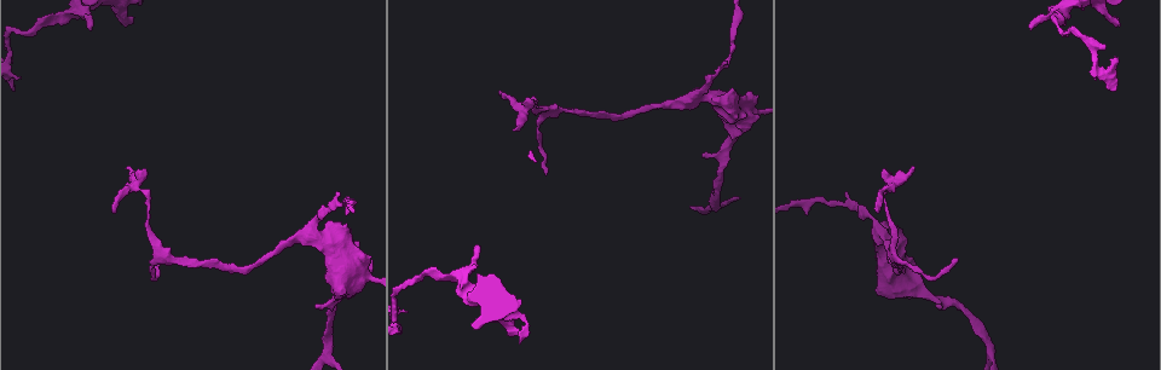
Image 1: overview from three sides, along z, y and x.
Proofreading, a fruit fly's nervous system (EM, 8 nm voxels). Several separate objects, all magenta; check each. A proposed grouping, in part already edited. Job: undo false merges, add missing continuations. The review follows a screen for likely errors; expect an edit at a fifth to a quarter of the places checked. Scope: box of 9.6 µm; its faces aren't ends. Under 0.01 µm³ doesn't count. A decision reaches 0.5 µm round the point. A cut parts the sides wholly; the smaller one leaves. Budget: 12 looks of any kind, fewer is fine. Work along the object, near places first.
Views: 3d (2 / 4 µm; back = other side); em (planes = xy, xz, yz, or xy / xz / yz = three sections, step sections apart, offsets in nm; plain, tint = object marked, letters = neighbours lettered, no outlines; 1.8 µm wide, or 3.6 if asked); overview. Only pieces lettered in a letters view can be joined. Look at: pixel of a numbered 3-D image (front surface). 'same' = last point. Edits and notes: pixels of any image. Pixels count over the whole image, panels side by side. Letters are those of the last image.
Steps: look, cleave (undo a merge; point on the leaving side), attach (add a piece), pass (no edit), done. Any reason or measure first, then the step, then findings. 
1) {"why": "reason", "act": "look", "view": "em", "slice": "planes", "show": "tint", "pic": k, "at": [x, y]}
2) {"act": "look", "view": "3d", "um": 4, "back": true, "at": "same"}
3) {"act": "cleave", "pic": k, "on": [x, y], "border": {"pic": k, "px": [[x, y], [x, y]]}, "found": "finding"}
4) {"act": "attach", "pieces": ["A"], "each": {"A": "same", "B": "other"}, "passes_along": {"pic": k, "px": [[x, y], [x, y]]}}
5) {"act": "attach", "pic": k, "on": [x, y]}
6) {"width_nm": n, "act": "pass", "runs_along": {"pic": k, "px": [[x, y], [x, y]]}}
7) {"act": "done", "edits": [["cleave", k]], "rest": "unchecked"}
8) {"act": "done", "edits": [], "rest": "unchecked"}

{"act": "look", "view": "em", "slice": "planes", "show": "tint", "pic": 1, "at": [698, 92]}

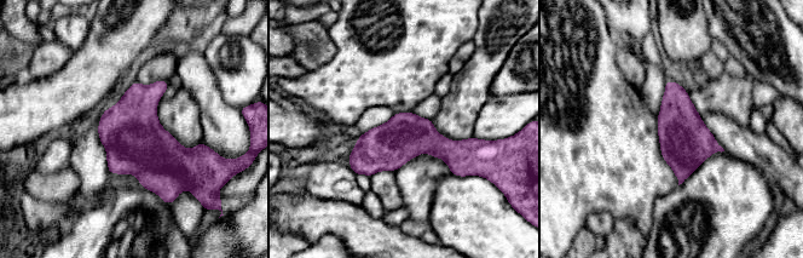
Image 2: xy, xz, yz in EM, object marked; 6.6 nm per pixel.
{"why": "see the neighbours", "act": "look", "view": "em", "slice": "planes", "show": "letters", "at": "same"}

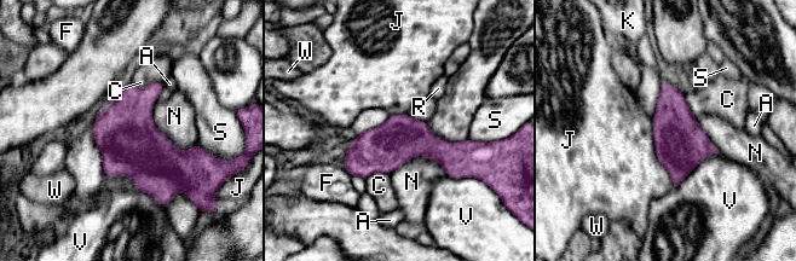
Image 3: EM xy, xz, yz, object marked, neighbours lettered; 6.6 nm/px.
{"width_nm": 300, "act": "pass", "each": {"A": "other", "C": "other", "F": "other", "J": "other", "K": "other", "N": "other", "R": "other", "S": "other", "V": "other", "W": "other"}, "runs_along": {"pic": 3, "px": [[471, 145], [385, 148], [347, 167]]}, "found": "all the same cell"}

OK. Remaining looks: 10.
{"why": "free end", "act": "look", "view": "3d", "um": 4, "pic": 1, "at": [703, 153]}

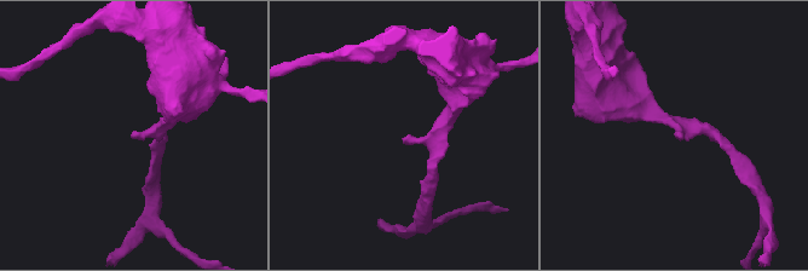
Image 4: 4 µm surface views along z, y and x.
{"why": "shape alone is not enough", "act": "look", "view": "em", "slice": "planes", "show": "letters", "pic": 4, "at": [677, 132]}

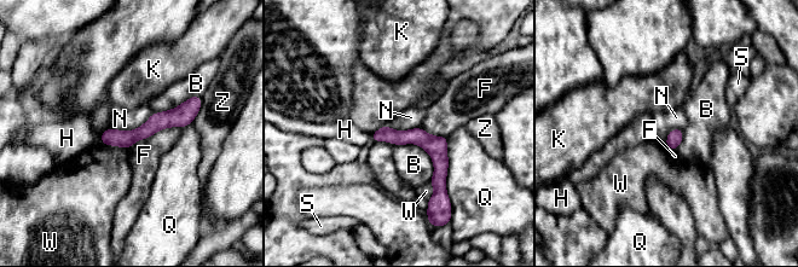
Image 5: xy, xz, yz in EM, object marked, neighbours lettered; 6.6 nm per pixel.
{"act": "pass", "each": {"B": "other", "F": "other", "H": "other", "K": "other", "N": "other", "Q": "other", "S": "other", "W": "other", "Z": "other"}, "border": {"pic": 5, "px": [[154, 112], [133, 129], [110, 128]]}, "found": "none of them fits"}

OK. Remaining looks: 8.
{"why": "free end", "act": "look", "view": "3d", "um": 2, "pic": 1, "at": [957, 261]}

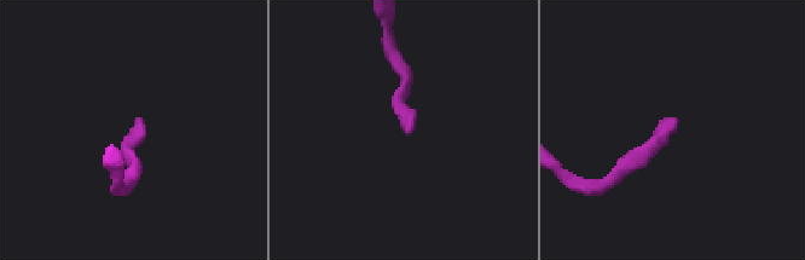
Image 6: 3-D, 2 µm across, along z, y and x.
{"why": "now the EM", "act": "look", "view": "em", "slice": "planes", "show": "letters", "pic": 6, "at": [137, 126]}

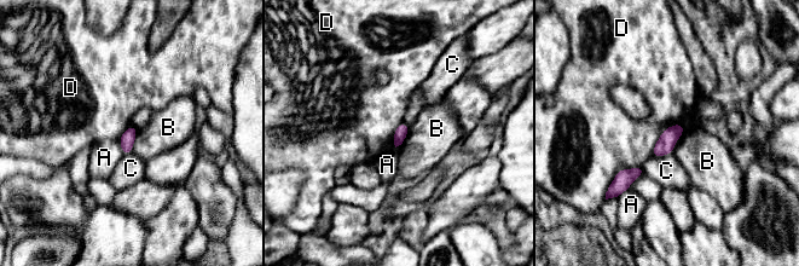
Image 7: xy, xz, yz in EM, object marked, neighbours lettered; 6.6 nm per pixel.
{"act": "pass", "each": {"A": "other", "B": "other", "C": "other", "D": "other"}, "border": {"pic": 7, "px": [[681, 123], [669, 126], [650, 154]]}, "found": "no lettered piece goes on from it"}

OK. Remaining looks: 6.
{"act": "look", "view": "em", "slice": "planes", "show": "letters", "pic": 1, "at": [1113, 20]}

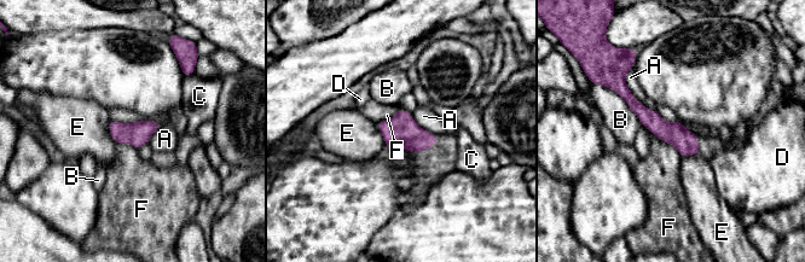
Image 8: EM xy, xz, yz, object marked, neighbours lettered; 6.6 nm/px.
{"act": "pass", "each": {"A": "other", "B": "other", "C": "other", "D": "other", "E": "other", "F": "other"}, "found": "none of them fits"}

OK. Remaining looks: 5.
{"why": "an open end", "act": "look", "view": "3d", "um": 4, "pic": 1, "at": [476, 245]}

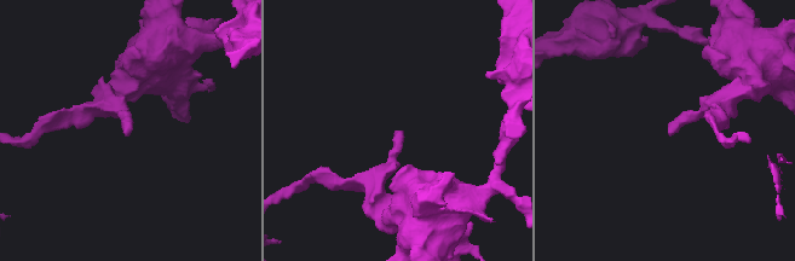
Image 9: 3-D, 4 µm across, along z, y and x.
{"act": "look", "view": "em", "slice": "yz", "step": 8, "show": "tint", "pic": 9, "at": [125, 134]}

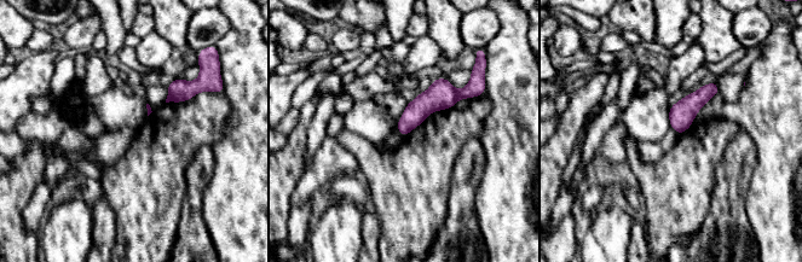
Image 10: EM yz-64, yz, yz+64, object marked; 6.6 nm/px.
{"why": "another direction", "act": "look", "view": "em", "slice": "xy", "step": 4, "show": "letters", "at": "same"}

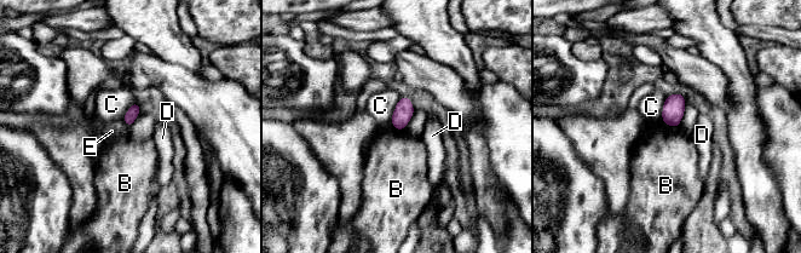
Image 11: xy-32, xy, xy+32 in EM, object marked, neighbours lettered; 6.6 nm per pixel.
{"act": "pass", "each": {"B": "other", "C": "other", "D": "other", "E": "other"}, "border": {"pic": 11, "px": [[121, 120], [128, 128]]}, "found": "none of them fits"}

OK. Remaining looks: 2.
{"act": "done", "edits": [], "rest": "unchecked"}

